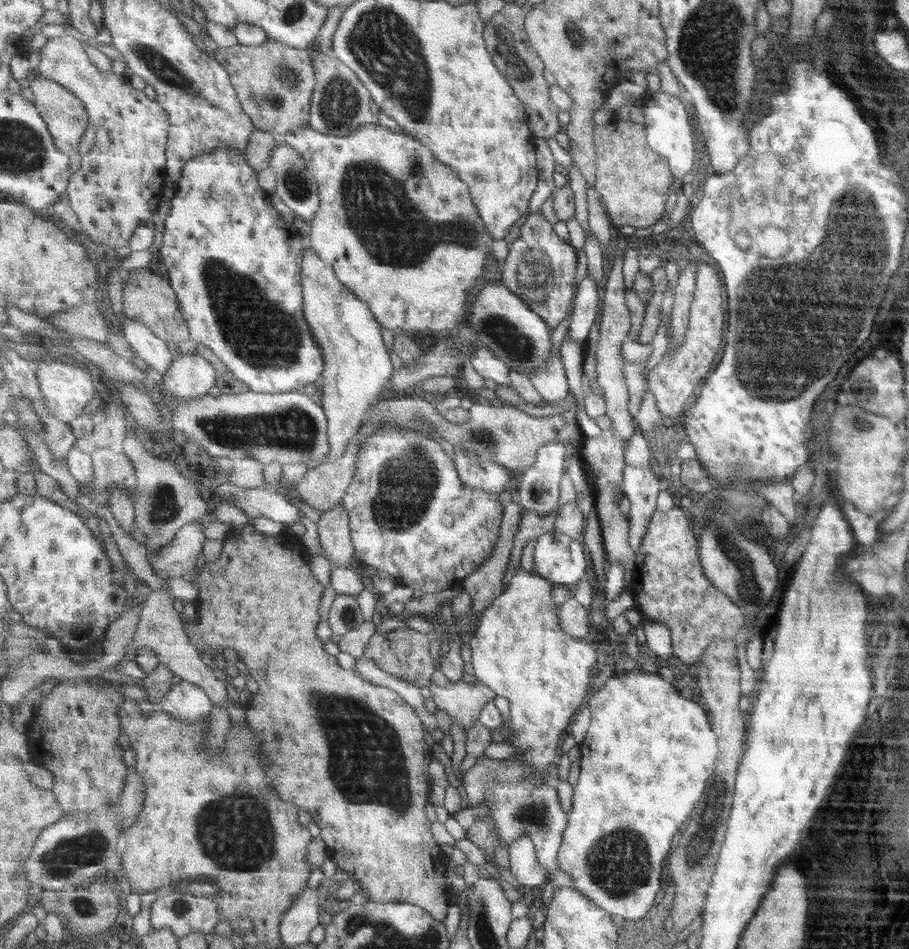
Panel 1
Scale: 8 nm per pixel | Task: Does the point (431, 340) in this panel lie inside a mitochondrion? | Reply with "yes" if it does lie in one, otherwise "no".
no

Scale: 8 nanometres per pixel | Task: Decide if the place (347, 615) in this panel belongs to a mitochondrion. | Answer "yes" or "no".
yes

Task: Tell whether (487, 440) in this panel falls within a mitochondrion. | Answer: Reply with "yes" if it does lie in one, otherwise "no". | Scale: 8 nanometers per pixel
yes

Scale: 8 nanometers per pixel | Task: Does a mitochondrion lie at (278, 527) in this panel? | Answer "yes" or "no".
no

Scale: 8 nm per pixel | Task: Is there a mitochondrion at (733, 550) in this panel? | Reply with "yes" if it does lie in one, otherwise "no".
yes

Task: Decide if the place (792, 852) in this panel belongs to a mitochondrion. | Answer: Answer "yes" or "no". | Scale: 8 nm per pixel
no

